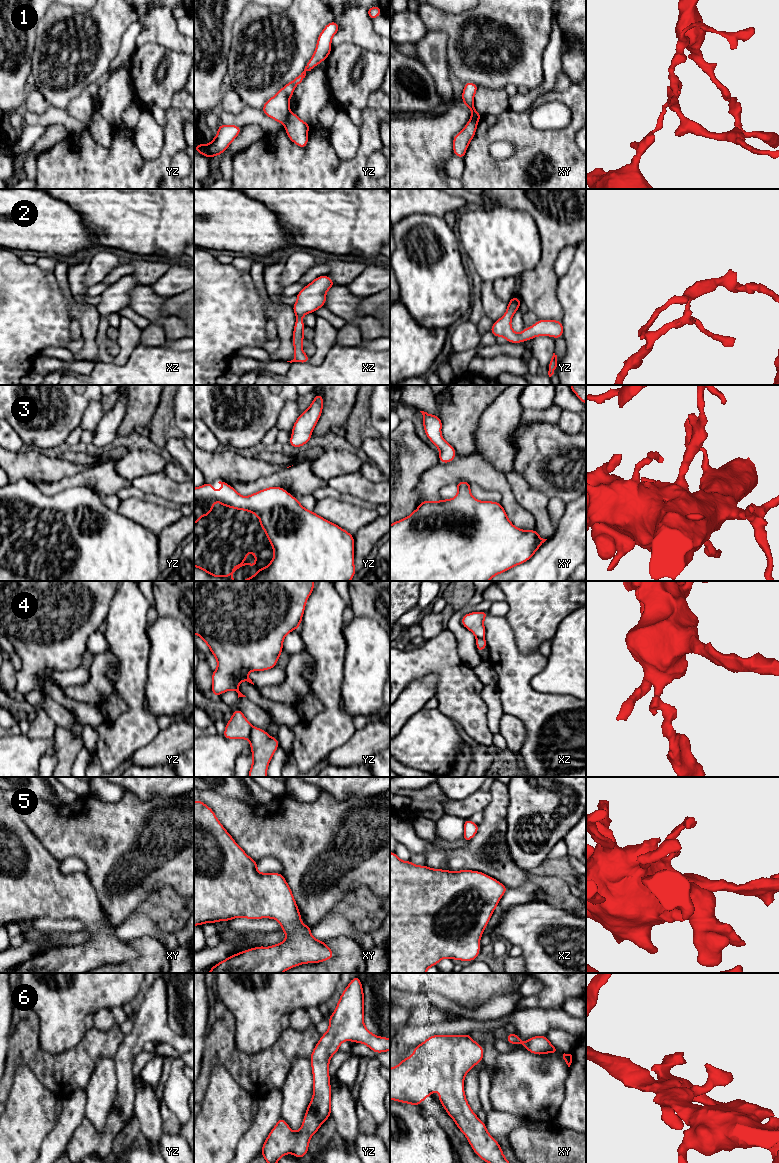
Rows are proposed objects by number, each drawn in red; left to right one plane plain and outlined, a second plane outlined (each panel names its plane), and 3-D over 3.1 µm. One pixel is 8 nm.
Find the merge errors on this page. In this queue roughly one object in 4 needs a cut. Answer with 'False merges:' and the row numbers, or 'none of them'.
False merges: 1, 4

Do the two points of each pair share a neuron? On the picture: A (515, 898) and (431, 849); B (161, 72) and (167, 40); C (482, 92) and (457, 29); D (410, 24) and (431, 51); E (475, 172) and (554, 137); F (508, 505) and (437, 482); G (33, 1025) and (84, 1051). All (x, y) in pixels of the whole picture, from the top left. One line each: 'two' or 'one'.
A: two
B: two
C: two
D: two
E: one
F: one
G: one

